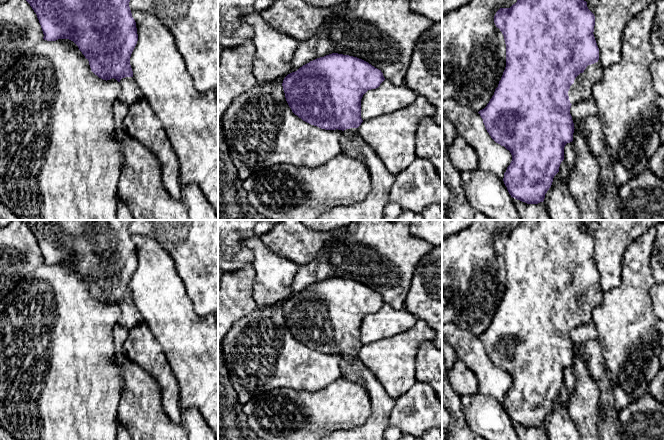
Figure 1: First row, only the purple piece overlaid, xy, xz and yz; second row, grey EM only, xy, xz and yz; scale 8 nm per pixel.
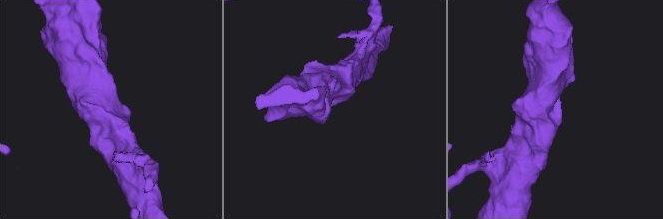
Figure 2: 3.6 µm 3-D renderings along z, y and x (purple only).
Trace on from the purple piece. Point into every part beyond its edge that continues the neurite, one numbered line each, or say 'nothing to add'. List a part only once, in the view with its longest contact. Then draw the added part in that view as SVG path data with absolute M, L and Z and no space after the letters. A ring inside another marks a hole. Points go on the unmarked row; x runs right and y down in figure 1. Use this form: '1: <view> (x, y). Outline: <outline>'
1: yz (581, 313). Outline: M598 287L588 289L583 297L580 297L570 310L568 320L571 328L586 324L592 320L594 308L603 301L603 291Z

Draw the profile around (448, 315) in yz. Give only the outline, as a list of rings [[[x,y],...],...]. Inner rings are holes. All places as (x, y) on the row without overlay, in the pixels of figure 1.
[[[448,304],[446,309],[442,312],[442,326],[449,323],[453,322],[455,319],[455,308],[453,305]]]

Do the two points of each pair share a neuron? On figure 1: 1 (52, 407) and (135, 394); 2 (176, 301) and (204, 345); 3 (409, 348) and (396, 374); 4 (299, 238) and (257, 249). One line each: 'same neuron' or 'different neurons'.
1: different neurons
2: same neuron
3: same neuron
4: different neurons

